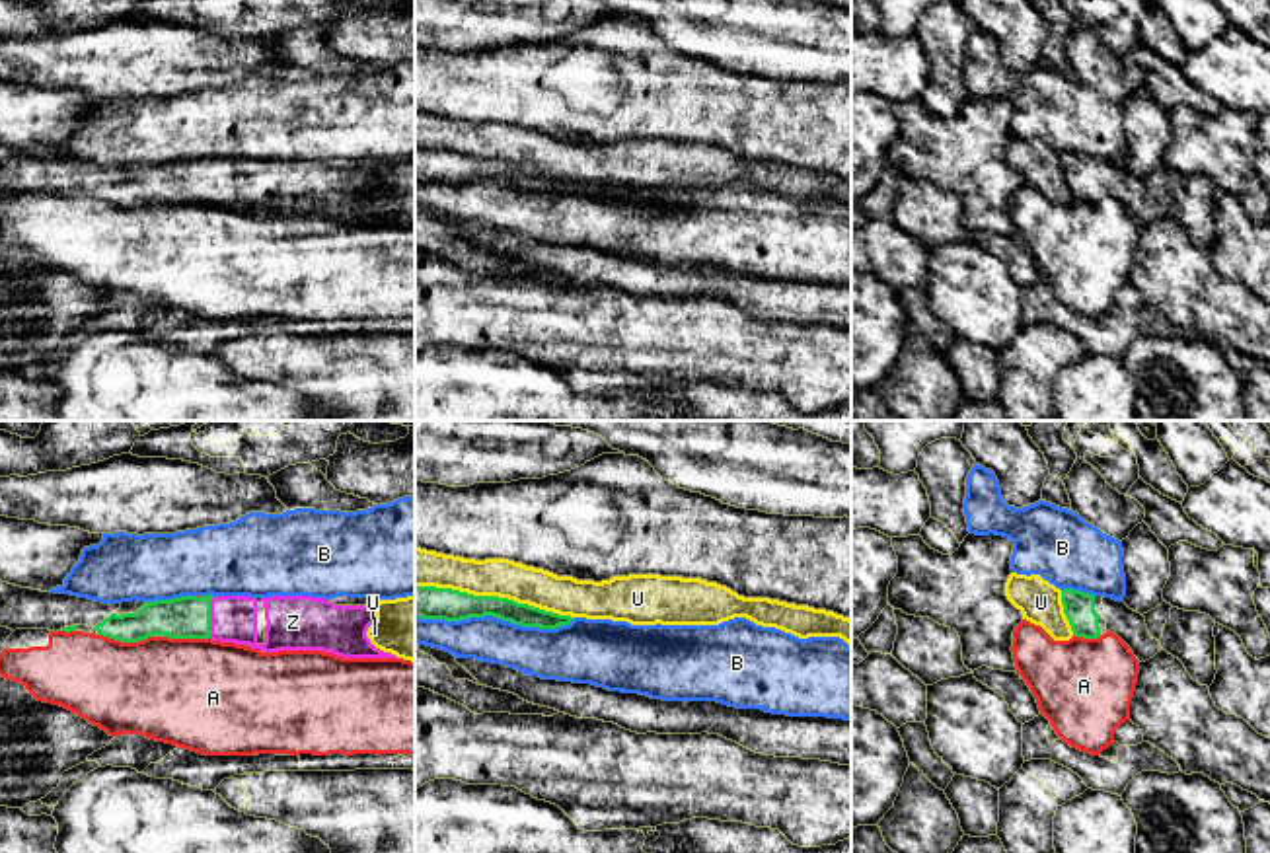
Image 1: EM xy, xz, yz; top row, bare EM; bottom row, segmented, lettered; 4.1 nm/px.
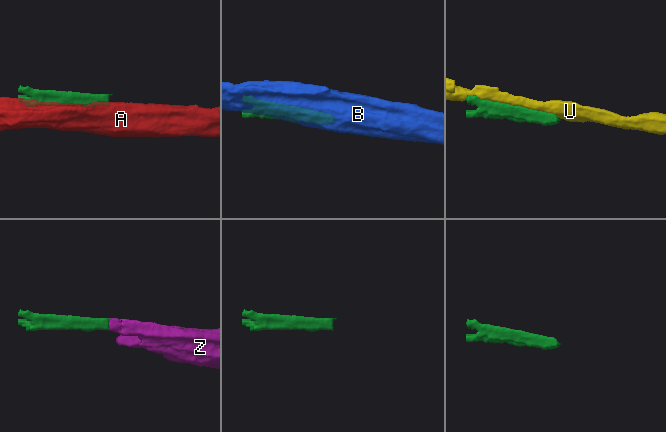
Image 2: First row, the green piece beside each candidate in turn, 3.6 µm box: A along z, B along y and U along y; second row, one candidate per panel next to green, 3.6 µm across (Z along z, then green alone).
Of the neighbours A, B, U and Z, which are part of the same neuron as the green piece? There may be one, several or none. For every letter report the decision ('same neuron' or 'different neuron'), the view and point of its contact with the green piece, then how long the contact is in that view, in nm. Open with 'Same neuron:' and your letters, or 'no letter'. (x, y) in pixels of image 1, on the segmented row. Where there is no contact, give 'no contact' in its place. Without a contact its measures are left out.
Same neuron: Z
A: different neuron; contact xy (125, 641); length 240 nm
B: different neuron; contact xz (495, 616); length 650 nm
U: different neuron; contact xz (493, 596); length 650 nm
Z: same neuron; contact xy (209, 618); length 180 nm

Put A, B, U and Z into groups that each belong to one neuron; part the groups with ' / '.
A / B / U / Z

